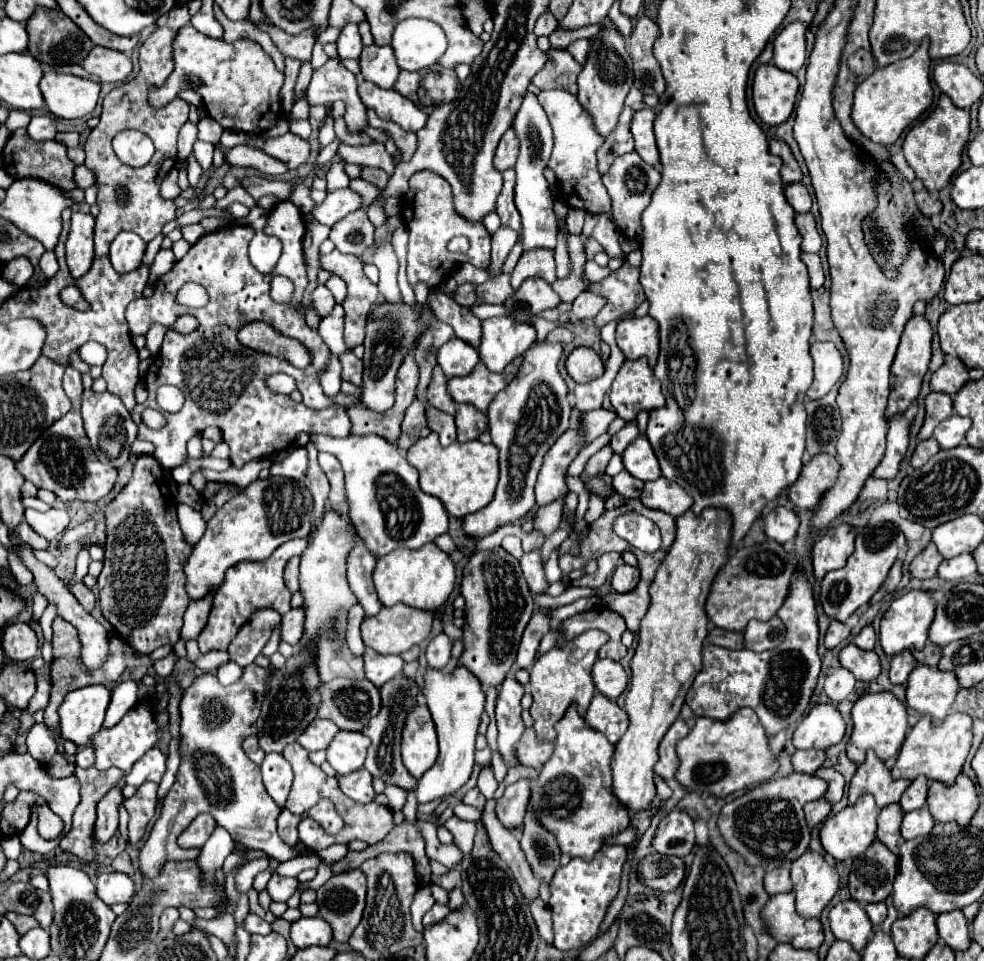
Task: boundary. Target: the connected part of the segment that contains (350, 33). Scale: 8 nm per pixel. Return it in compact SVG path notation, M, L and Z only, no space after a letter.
M349 24L341 28L339 40L337 40L337 50L339 50L339 58L359 58L361 54L361 36L357 30L357 24Z

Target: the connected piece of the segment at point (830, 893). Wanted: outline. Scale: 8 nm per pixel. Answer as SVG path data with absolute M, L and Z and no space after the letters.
M807 850L791 866L793 892L797 898L797 912L803 918L819 918L839 888L839 874L829 866L823 854Z

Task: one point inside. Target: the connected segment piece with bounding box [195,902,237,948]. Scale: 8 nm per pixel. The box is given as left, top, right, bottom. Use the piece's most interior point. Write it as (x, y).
(224, 928)

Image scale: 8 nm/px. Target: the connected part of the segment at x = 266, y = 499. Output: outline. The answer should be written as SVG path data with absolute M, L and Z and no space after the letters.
M269 476L251 482L235 498L225 502L207 522L203 538L185 564L187 592L191 600L203 598L209 590L217 590L223 582L225 570L243 560L265 560L275 548L293 538L307 538L311 532L313 496L301 480Z

